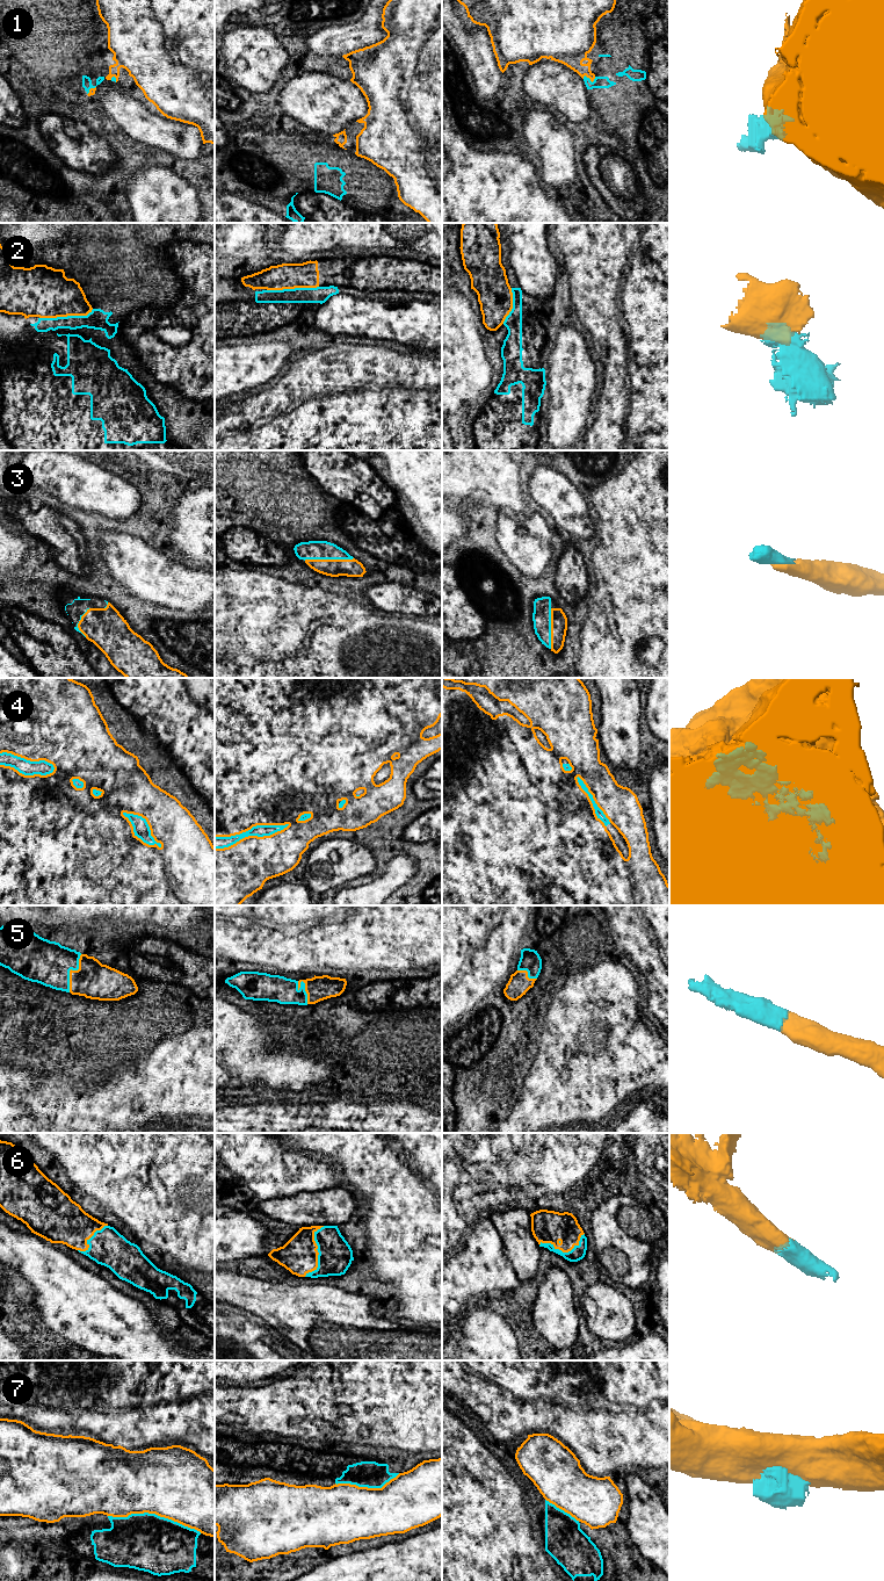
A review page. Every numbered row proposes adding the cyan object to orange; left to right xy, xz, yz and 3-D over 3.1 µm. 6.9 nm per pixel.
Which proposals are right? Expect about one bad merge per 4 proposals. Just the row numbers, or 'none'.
3, 4, 5, 6

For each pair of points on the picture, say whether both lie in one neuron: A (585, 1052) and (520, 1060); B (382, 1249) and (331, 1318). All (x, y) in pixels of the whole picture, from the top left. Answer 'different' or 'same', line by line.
A: different
B: different

